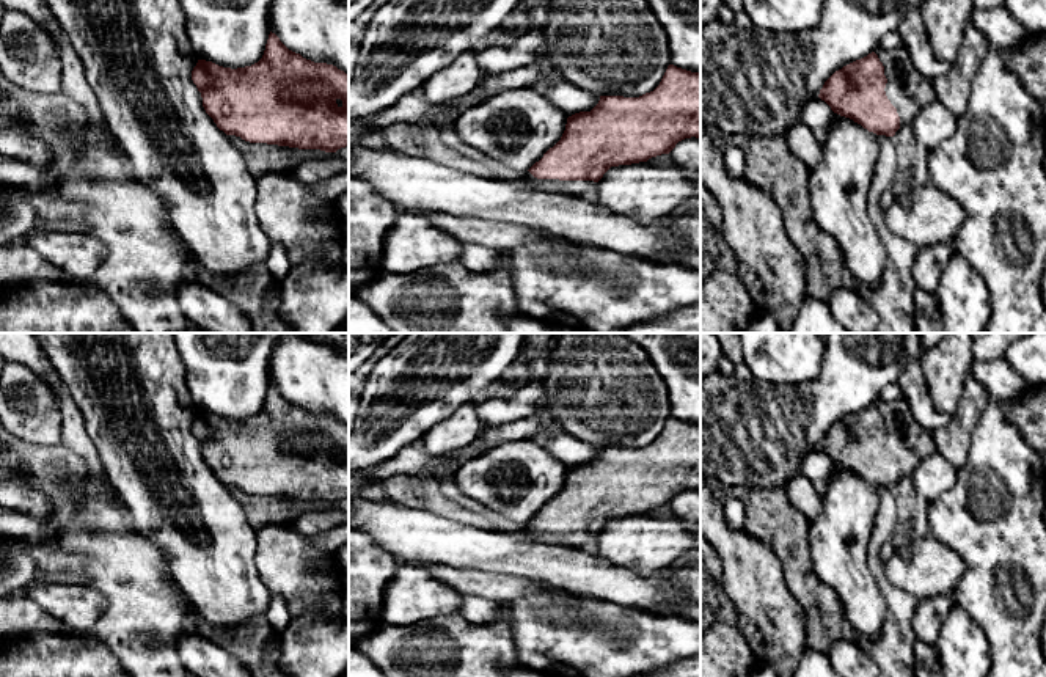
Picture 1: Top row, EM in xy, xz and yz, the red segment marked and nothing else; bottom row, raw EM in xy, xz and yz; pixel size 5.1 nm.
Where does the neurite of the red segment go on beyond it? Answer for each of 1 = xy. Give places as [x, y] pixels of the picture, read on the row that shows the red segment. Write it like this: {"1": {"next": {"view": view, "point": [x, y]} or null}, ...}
{"1": {"next": null}}

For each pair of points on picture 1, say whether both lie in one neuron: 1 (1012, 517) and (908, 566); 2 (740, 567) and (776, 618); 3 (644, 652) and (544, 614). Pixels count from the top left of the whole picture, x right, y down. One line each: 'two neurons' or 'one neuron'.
1: two neurons
2: one neuron
3: one neuron

